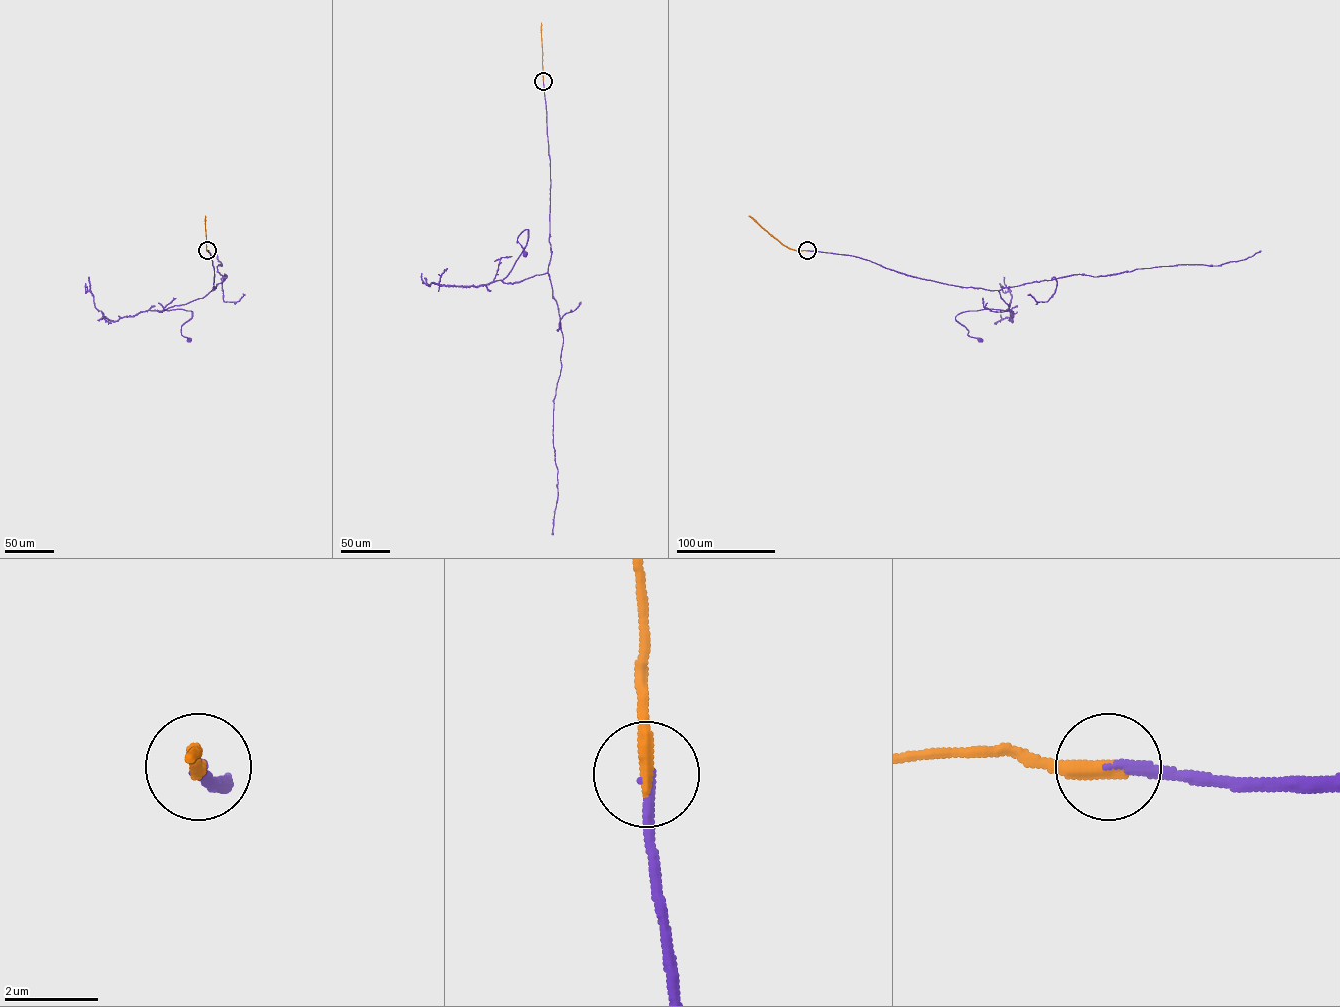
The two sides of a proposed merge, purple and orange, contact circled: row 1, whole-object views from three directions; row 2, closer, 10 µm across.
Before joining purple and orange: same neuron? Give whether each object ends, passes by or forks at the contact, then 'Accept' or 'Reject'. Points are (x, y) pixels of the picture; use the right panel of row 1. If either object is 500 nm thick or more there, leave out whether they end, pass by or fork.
At the ring purple ends. At the ring orange ends. Accept

